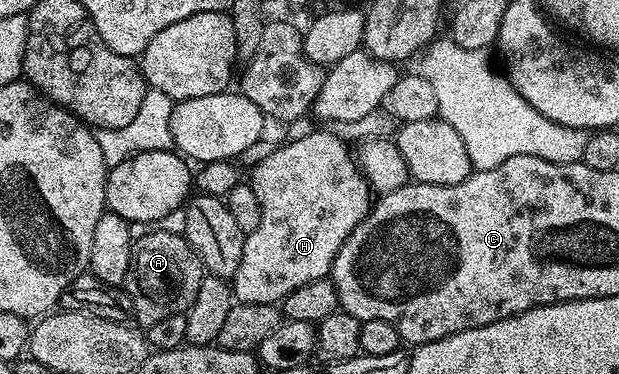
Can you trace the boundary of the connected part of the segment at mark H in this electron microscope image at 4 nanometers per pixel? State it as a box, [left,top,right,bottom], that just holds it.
[231,129,371,304]

